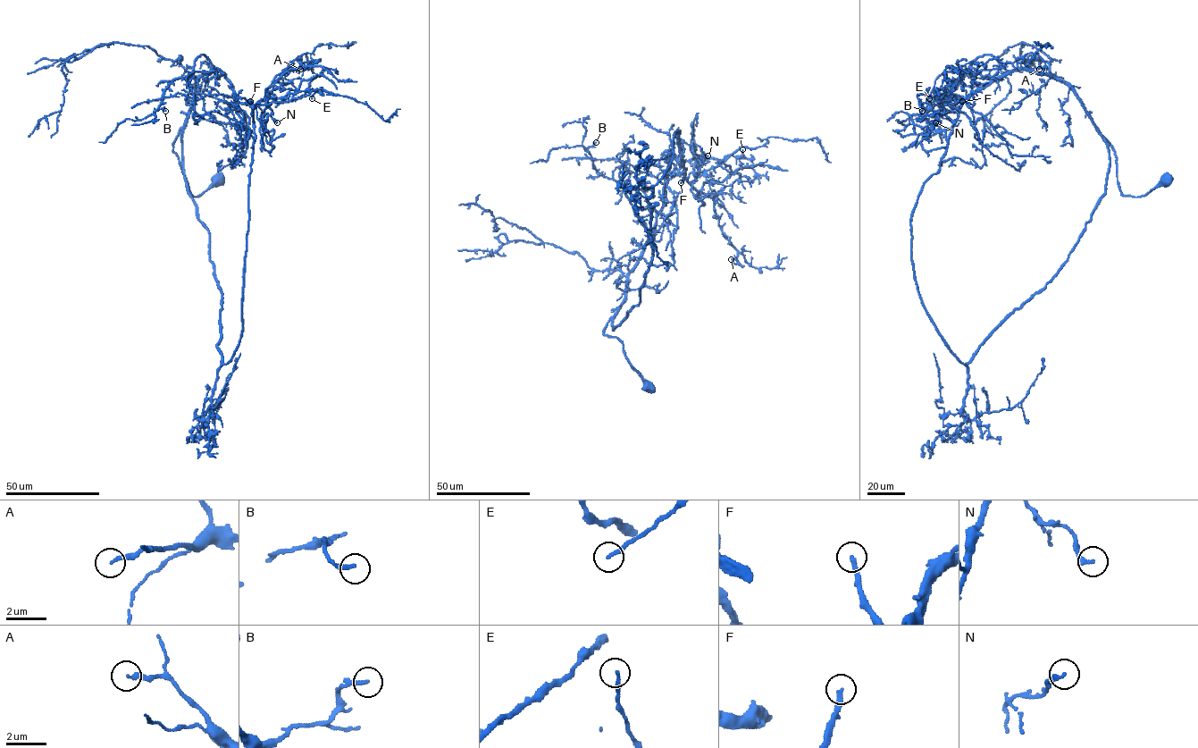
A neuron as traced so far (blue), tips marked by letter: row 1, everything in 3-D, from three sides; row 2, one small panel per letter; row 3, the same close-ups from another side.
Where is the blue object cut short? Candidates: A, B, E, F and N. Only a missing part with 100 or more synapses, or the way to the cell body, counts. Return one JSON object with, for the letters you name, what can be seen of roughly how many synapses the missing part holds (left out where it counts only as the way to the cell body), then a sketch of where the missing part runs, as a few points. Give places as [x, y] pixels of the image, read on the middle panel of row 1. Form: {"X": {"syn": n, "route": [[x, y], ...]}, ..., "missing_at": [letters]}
{"F": {"syn": 100, "route": [[681, 182], [660, 189], [649, 174], [618, 165], [582, 172]]}, "missing_at": ["F"]}

